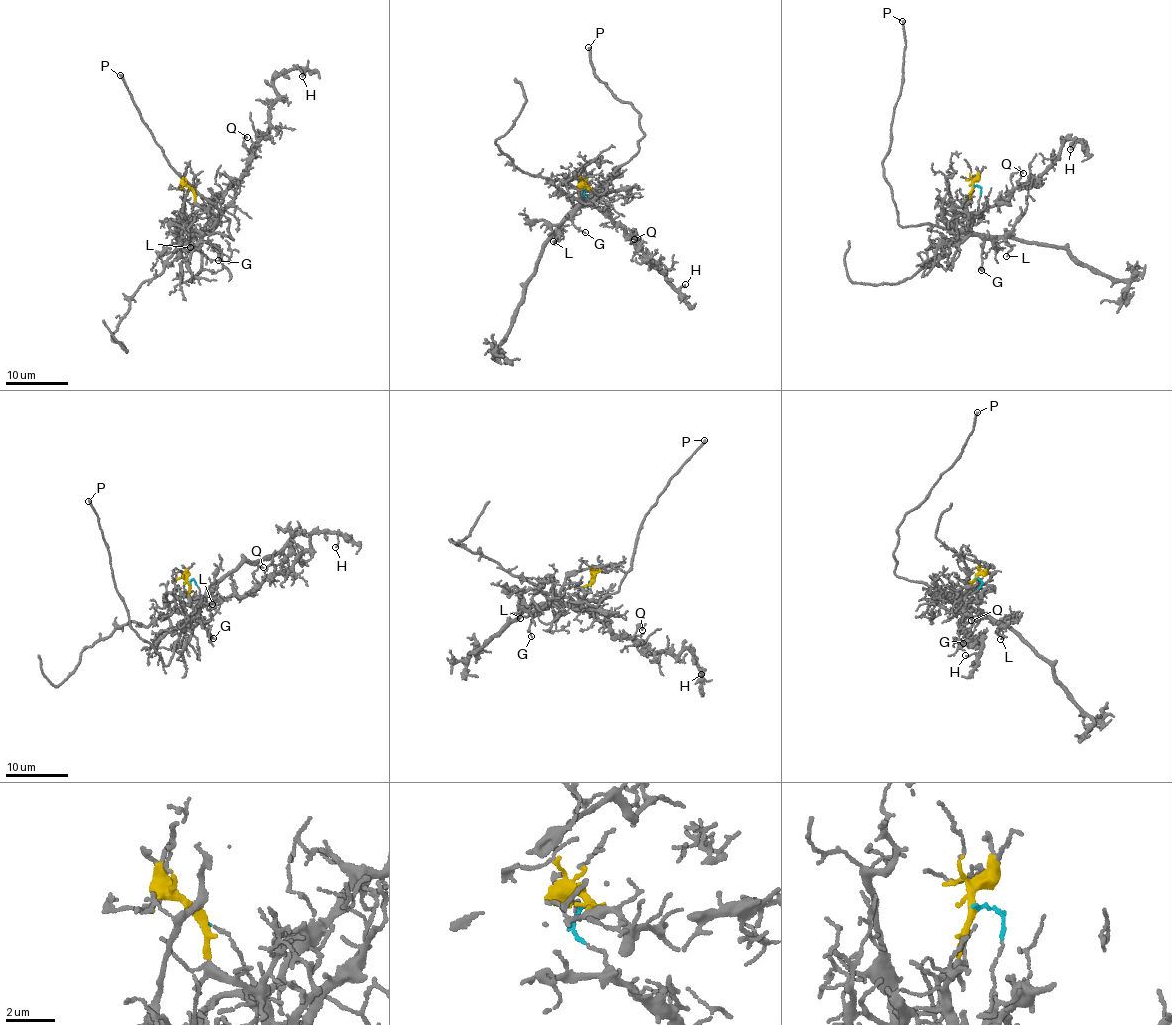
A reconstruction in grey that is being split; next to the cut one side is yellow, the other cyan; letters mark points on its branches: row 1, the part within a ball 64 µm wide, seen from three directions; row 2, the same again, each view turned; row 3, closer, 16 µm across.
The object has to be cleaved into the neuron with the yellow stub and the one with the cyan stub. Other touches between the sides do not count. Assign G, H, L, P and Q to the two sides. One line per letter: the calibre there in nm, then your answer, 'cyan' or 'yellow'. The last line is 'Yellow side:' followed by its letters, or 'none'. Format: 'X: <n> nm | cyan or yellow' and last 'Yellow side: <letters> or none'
G: 110 nm | yellow
H: 100 nm | cyan
L: 90 nm | yellow
P: 200 nm | yellow
Q: 120 nm | cyan
Yellow side: G, L, P

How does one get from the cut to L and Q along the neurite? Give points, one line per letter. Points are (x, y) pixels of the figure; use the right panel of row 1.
L: (974, 185), (964, 206), (967, 225), (979, 235), (1002, 238), (1010, 247), (1007, 256)
Q: (974, 185), (980, 189), (977, 209), (983, 212), (1006, 199), (1012, 189), (1010, 177), (1019, 170), (1023, 173)

